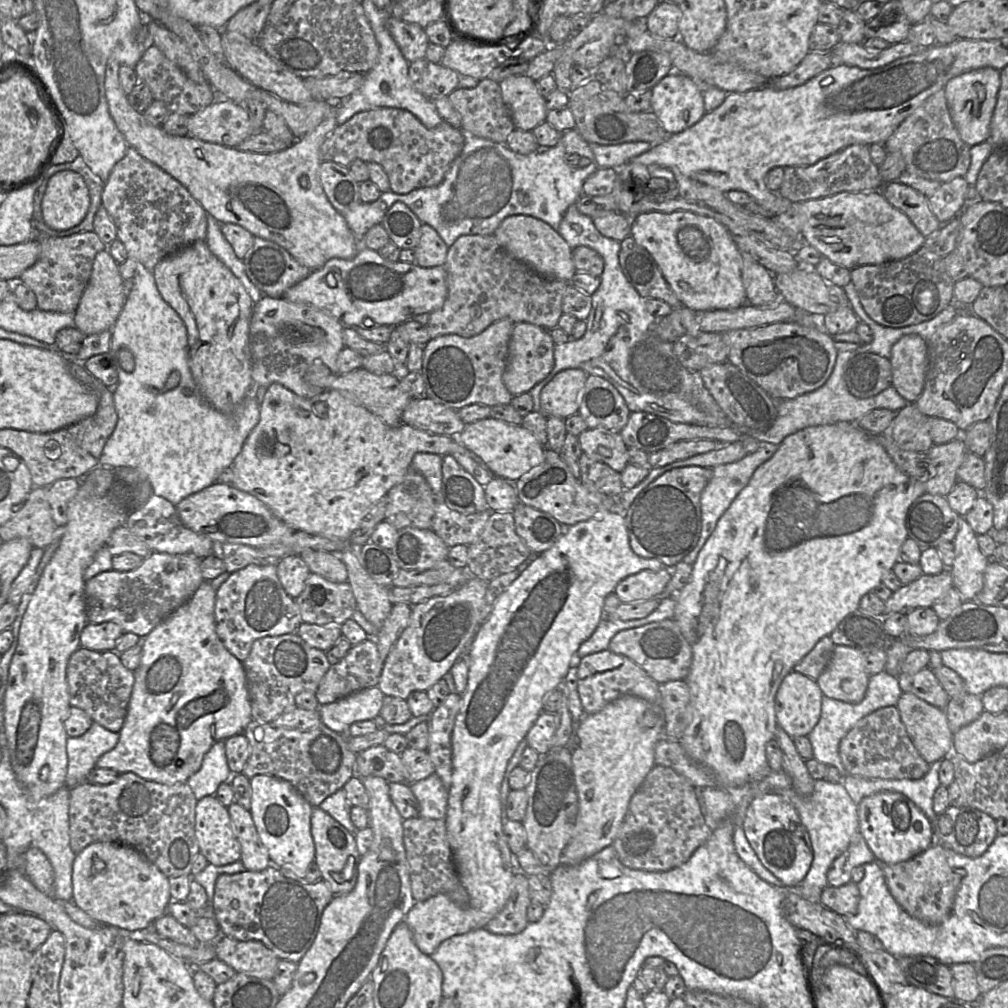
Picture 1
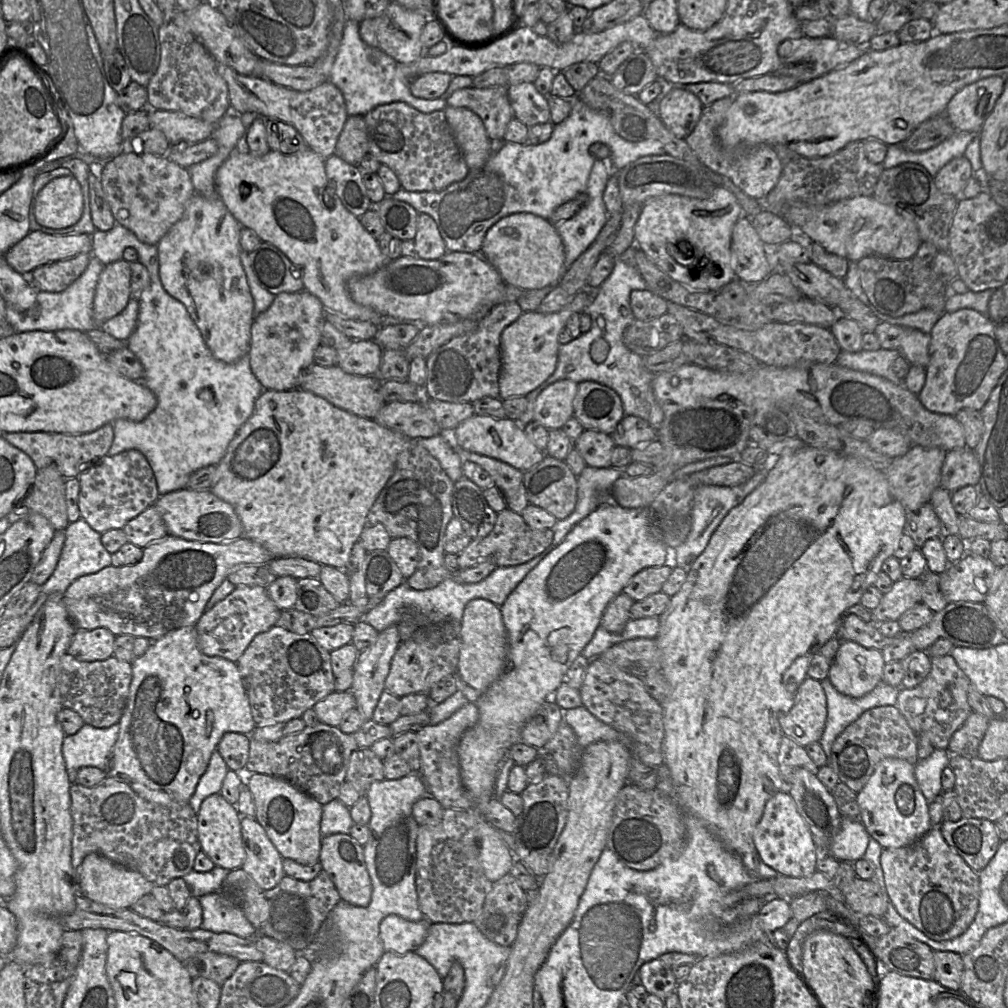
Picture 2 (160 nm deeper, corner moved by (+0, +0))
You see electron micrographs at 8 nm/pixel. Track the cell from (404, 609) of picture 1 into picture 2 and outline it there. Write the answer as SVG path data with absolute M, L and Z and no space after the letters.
M391 625L379 633L377 641L360 652L353 669L353 693L357 707L366 720L373 717L385 681L390 671L391 661L402 640L398 626Z

